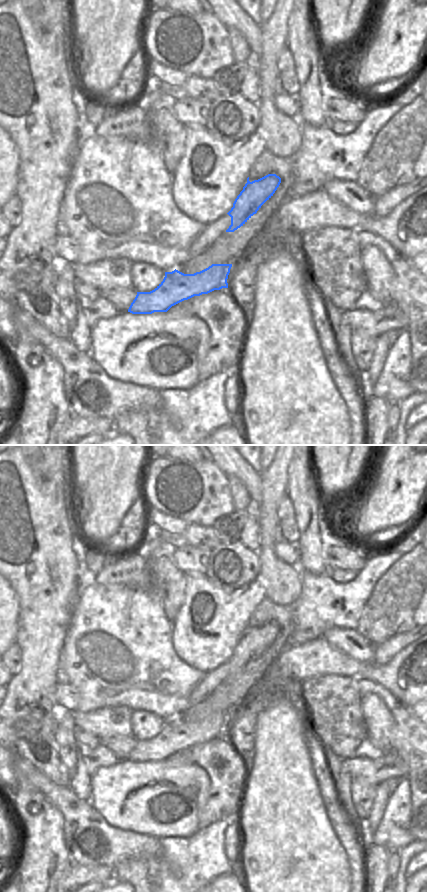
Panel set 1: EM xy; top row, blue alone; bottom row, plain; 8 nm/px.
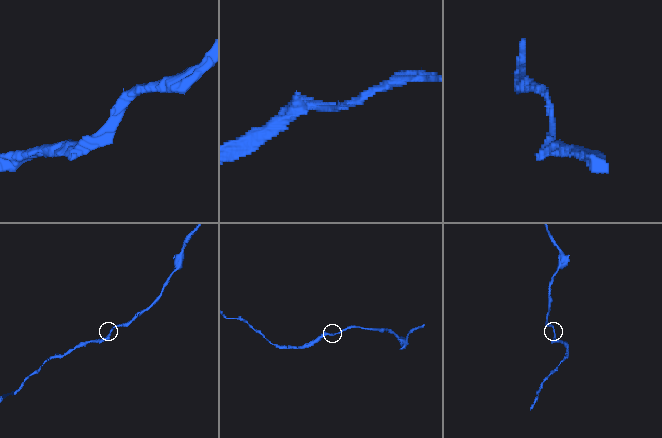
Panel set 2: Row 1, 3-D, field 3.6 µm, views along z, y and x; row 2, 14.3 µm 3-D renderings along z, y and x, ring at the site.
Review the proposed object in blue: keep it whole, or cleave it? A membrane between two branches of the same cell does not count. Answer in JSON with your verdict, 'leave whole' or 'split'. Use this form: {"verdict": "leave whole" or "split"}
{"verdict": "split"}

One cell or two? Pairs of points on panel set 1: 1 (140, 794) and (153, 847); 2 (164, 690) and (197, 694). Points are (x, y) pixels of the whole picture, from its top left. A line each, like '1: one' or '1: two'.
1: two
2: two

